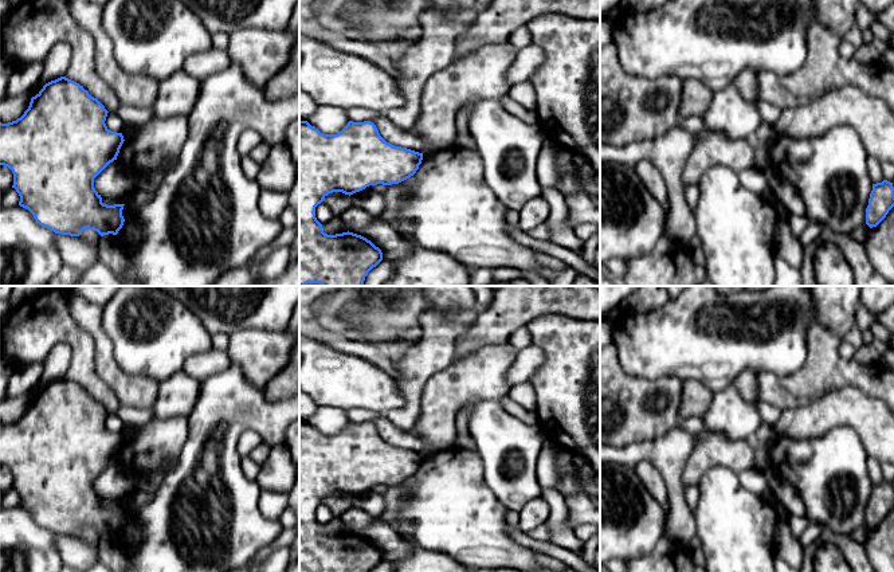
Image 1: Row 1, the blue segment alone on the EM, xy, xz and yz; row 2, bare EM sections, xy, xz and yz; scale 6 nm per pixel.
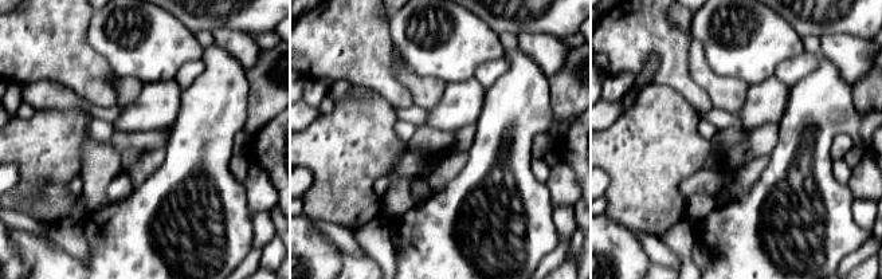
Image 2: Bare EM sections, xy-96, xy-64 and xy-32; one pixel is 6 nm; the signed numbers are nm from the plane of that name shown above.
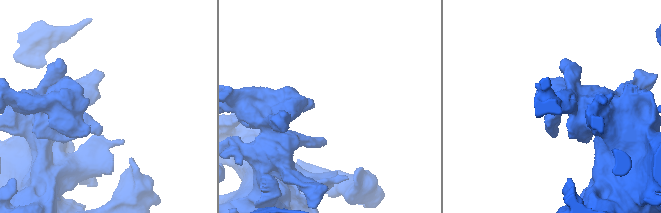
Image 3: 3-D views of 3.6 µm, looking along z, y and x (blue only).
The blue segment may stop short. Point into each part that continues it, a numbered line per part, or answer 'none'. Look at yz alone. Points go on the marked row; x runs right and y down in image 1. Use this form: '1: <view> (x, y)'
none

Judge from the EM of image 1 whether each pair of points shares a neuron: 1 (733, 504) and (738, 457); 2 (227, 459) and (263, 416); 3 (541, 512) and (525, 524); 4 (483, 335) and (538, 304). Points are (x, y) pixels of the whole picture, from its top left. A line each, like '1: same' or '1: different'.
1: different
2: same
3: same
4: same

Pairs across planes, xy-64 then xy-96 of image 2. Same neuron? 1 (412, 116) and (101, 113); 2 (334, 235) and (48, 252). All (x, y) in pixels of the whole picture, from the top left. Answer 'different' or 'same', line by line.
1: same
2: different

